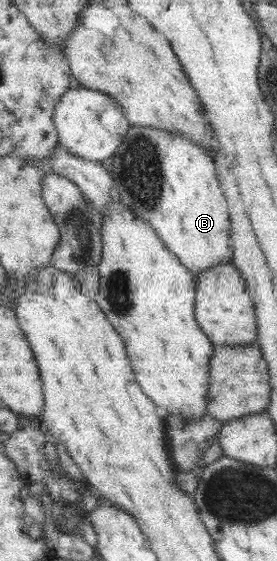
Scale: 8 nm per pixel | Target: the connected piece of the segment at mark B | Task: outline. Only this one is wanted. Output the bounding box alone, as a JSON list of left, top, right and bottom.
[112,126,234,277]

